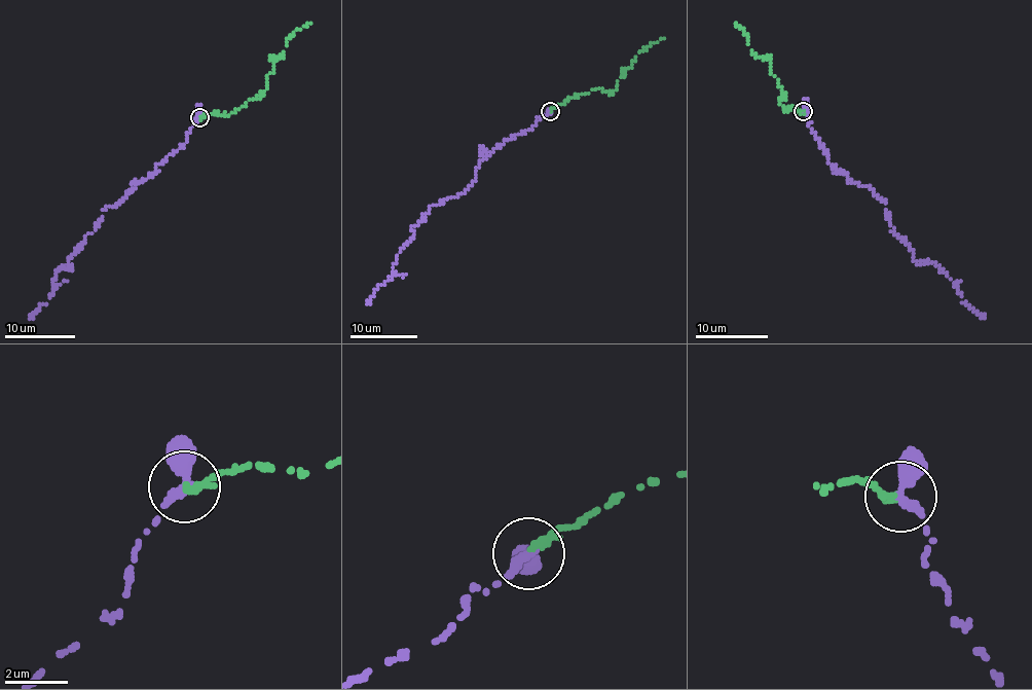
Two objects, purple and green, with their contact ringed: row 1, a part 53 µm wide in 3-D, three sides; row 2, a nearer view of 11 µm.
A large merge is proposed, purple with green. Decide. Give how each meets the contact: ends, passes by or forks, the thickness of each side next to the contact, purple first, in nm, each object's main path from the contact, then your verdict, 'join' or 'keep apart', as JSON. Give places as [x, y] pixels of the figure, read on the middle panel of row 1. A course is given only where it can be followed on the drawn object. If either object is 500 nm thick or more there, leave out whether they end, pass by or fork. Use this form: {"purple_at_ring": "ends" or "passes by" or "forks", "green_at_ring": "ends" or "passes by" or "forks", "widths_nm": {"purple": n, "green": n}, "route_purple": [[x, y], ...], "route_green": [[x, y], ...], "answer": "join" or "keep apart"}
{"widths_nm": {"purple": 500, "green": 280}, "route_purple": [[550, 110], [482, 159], [475, 180], [463, 192], [432, 206], [400, 251], [389, 282], [378, 286], [368, 305]], "route_green": [[550, 110], [594, 88], [612, 92], [625, 76], [634, 56], [663, 37]], "answer": "join"}

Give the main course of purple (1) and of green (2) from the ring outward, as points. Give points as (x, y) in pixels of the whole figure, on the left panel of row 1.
1: (199, 116), (181, 147), (102, 210), (100, 224), (69, 260), (73, 269), (58, 268), (50, 298), (31, 319)
2: (199, 116), (227, 114), (262, 93), (267, 74), (274, 70), (272, 60), (281, 57), (289, 37), (309, 24)

